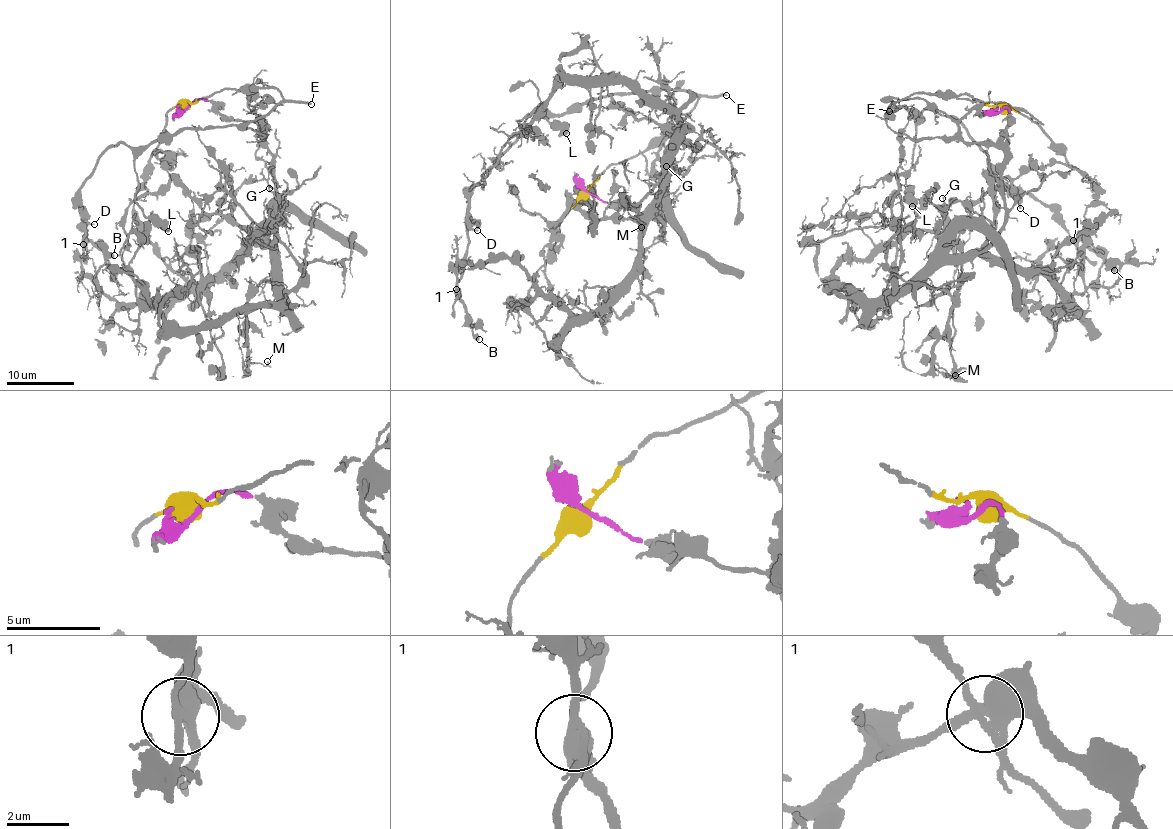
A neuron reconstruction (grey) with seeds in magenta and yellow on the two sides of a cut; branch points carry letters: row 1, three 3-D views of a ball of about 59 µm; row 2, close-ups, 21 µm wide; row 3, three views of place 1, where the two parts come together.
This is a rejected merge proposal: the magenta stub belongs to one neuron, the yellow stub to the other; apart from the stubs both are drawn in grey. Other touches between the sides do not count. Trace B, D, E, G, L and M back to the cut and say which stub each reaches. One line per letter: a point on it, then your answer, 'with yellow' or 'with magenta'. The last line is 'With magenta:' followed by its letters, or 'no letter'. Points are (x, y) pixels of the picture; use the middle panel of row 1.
B: at (479, 339); with magenta
D: at (477, 230); with yellow
E: at (726, 95); with yellow
G: at (666, 166); with magenta
L: at (566, 133); with yellow
M: at (641, 227); with magenta
With magenta: B, G, M

